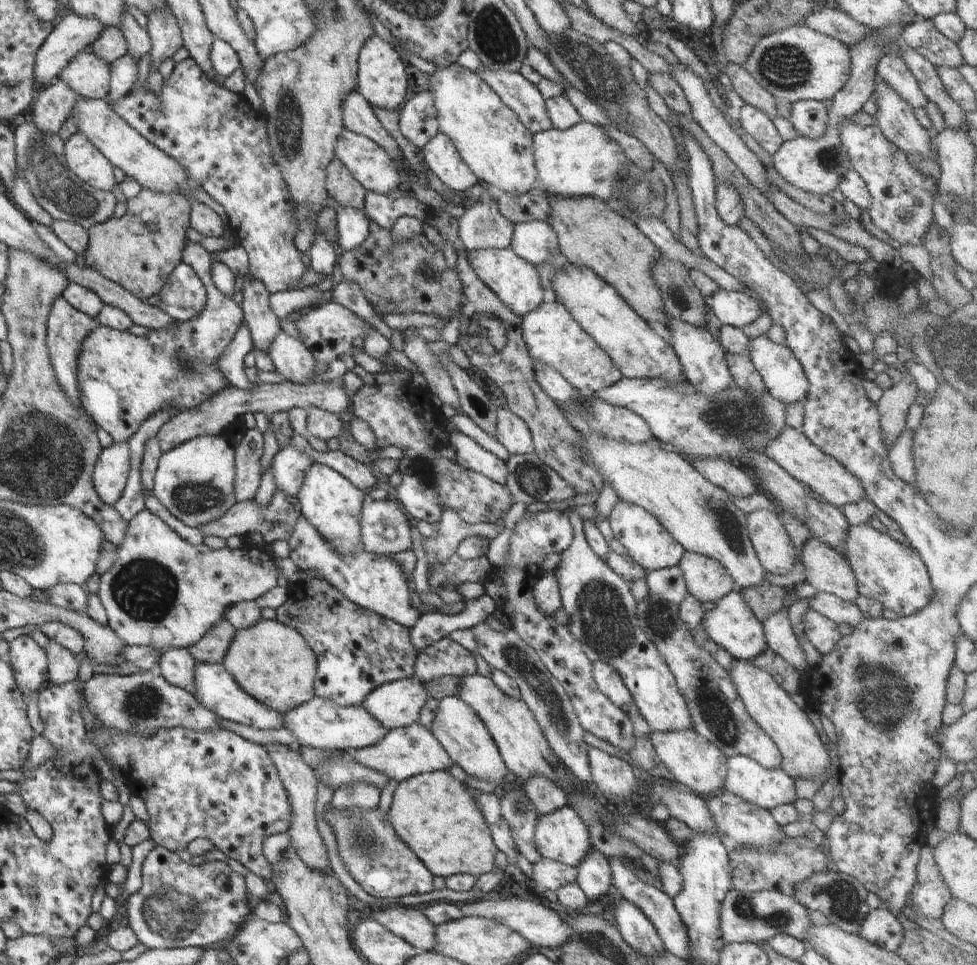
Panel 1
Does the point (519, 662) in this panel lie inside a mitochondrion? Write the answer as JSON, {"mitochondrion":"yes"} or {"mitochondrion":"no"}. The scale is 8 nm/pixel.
{"mitochondrion":"yes"}

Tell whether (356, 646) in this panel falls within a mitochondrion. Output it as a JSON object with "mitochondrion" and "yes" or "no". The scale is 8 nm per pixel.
{"mitochondrion":"no"}

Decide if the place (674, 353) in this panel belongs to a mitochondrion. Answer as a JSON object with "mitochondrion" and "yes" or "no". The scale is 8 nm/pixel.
{"mitochondrion":"no"}

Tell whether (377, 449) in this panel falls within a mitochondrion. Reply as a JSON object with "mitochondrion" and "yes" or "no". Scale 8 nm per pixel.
{"mitochondrion":"no"}

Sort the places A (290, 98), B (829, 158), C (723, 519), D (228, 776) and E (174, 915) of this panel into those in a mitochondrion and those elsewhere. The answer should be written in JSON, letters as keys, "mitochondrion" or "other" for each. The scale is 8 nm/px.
{"A":"mitochondrion","B":"mitochondrion","C":"mitochondrion","D":"mitochondrion","E":"mitochondrion"}

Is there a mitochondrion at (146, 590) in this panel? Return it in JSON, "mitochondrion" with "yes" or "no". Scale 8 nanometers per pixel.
{"mitochondrion":"yes"}

